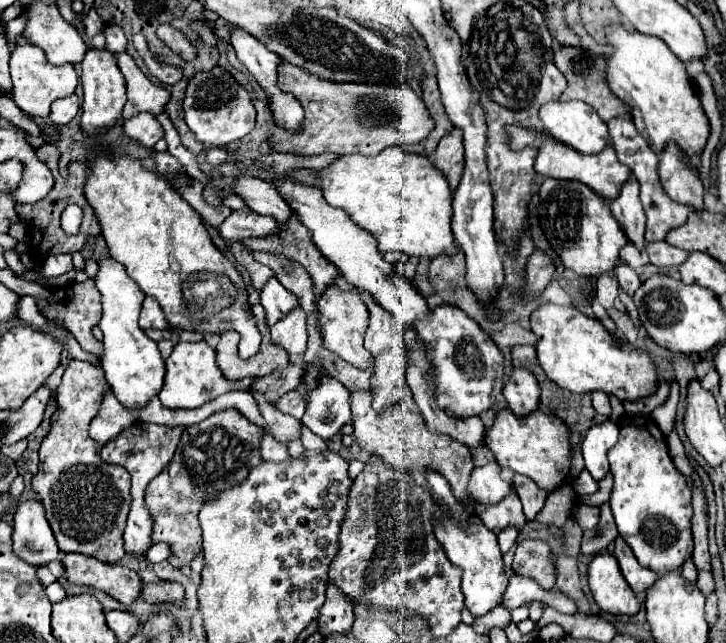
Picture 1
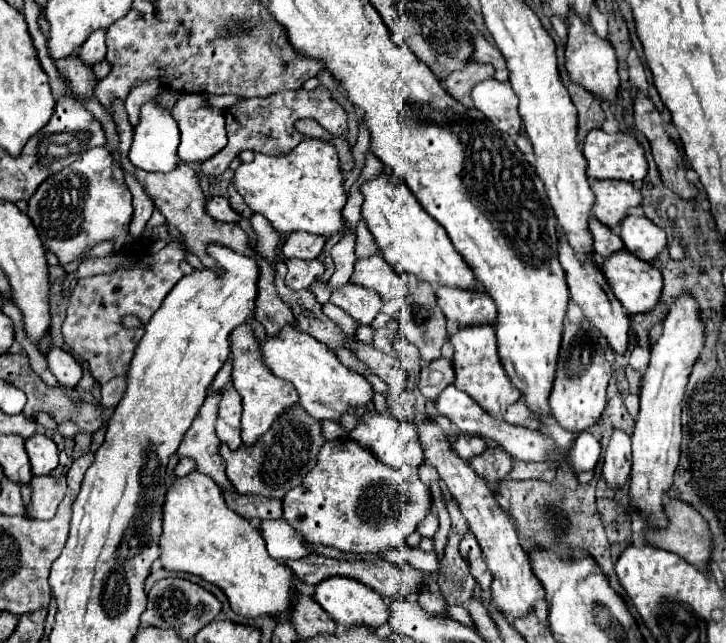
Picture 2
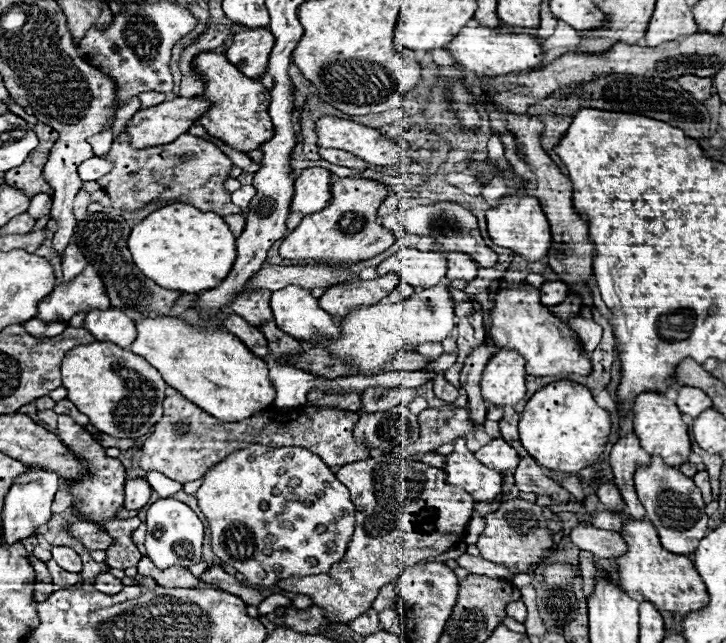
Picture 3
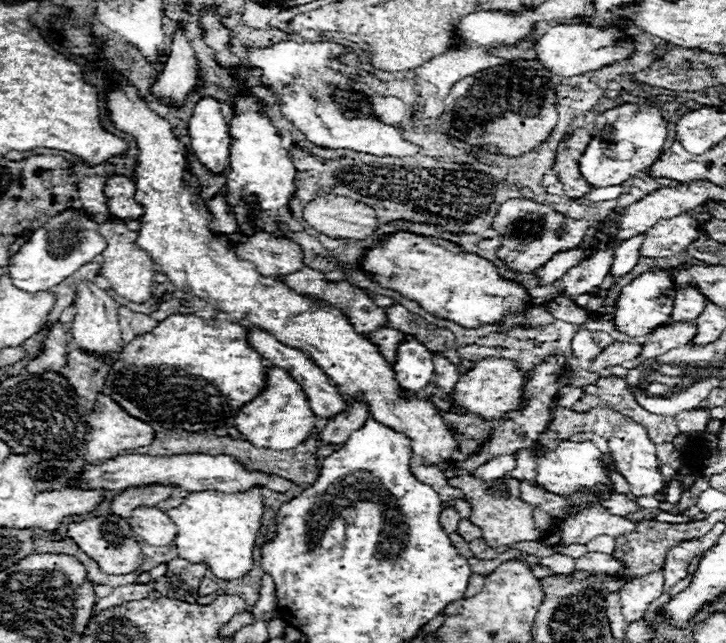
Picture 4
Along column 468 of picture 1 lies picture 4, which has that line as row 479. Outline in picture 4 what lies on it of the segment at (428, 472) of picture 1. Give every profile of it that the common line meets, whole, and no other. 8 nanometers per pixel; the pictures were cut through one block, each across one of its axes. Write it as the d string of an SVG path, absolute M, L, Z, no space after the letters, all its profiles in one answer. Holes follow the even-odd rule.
M560 442L556 450L546 450L544 456L532 456L528 450L516 452L516 470L508 472L508 478L516 480L528 480L536 484L538 488L544 488L546 492L566 496L570 498L578 490L594 488L598 496L608 494L614 490L614 484L610 482L610 476L604 470L602 464L602 452L592 442Z

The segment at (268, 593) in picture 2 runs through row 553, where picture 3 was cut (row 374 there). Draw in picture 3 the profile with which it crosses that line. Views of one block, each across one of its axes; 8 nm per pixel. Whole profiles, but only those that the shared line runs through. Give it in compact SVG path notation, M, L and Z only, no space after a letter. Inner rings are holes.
M172 316L140 318L136 320L136 330L138 338L130 350L150 362L168 386L218 420L240 422L274 402L276 390L268 380L268 364L254 356L236 336L192 326Z

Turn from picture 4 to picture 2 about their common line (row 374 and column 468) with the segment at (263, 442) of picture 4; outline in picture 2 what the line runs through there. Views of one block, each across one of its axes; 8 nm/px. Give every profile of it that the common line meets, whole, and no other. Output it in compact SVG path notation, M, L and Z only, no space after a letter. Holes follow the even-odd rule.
M380 174L376 180L364 182L360 190L364 194L362 220L374 234L380 254L388 264L392 264L394 270L404 270L418 276L418 280L430 282L434 286L454 286L462 290L478 288L470 266L454 250L446 230L432 216L428 216L428 212L424 212L408 184L404 184L402 180L390 184L390 178L386 174Z

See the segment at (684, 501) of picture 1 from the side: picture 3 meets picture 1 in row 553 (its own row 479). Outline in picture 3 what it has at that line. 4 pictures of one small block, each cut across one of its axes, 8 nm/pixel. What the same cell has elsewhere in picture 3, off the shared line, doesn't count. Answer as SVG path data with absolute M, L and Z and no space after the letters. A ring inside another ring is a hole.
M652 456L648 466L636 468L634 484L638 500L646 508L646 518L656 526L662 546L674 554L692 554L698 542L708 534L708 516L704 514L704 502L692 478L664 464L660 456Z

